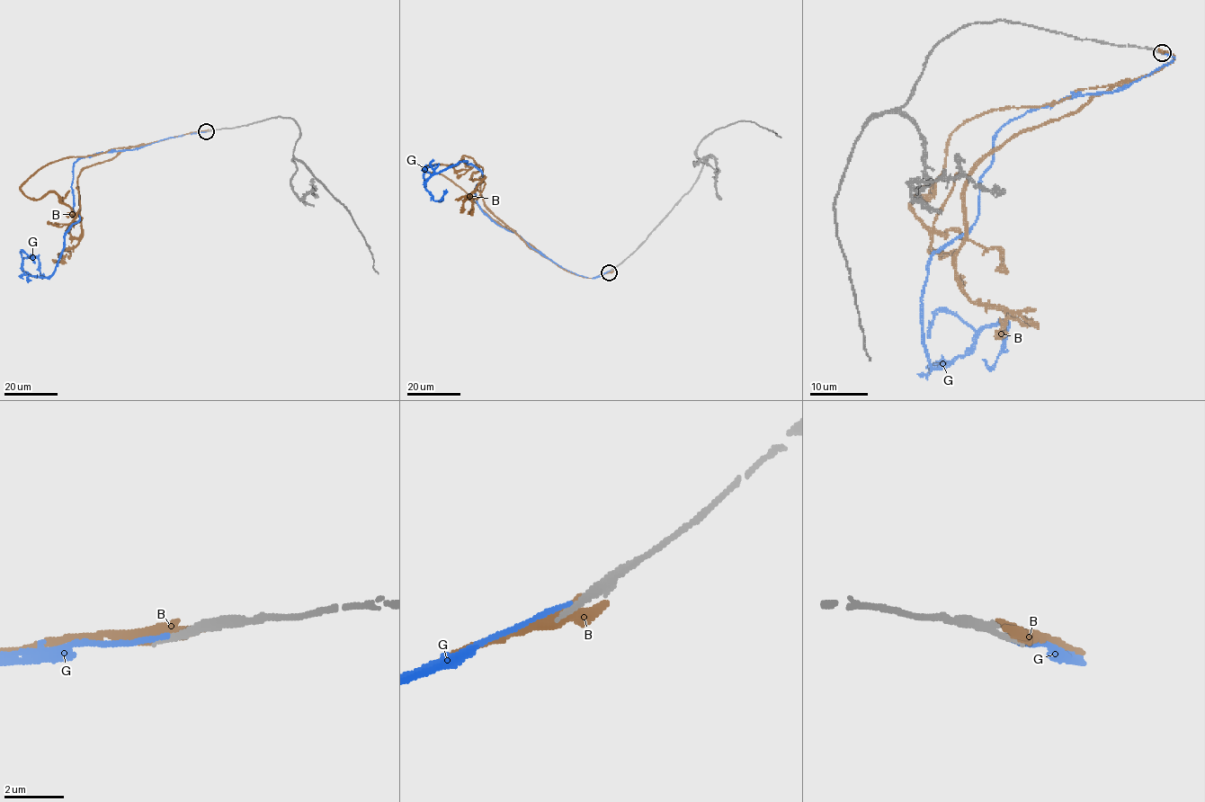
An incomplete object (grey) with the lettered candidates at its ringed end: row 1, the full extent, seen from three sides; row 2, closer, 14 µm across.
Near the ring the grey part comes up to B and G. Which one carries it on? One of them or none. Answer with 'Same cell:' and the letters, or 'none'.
Same cell: none

